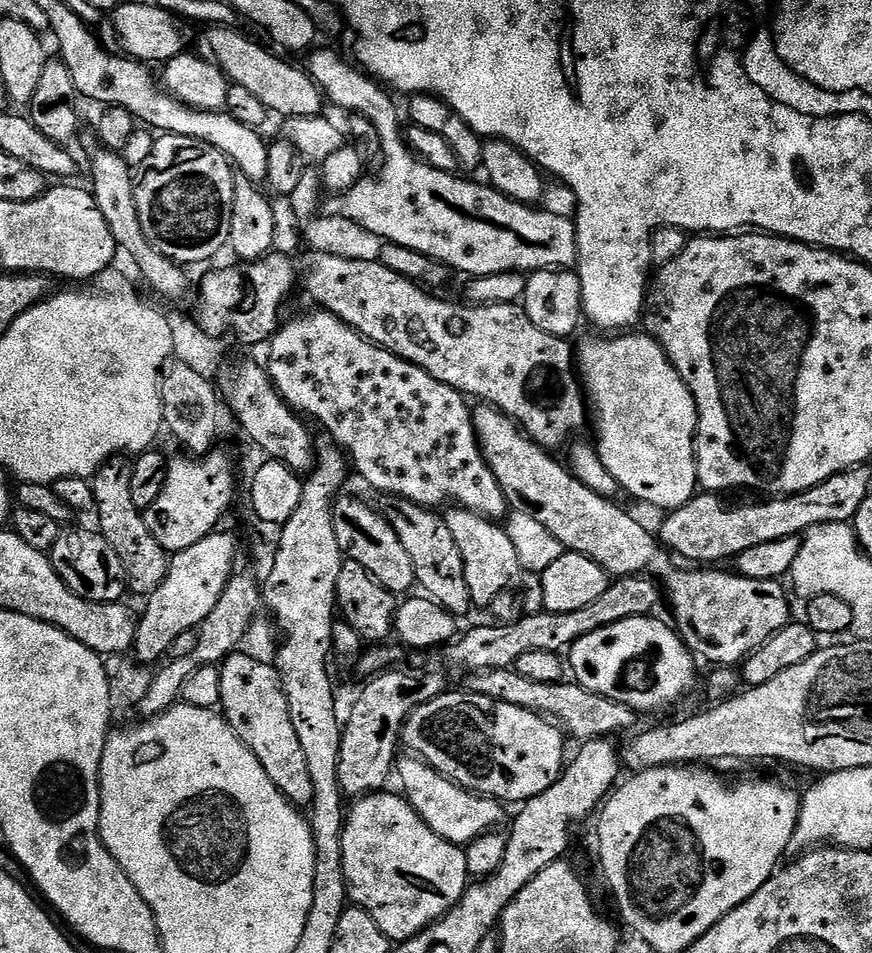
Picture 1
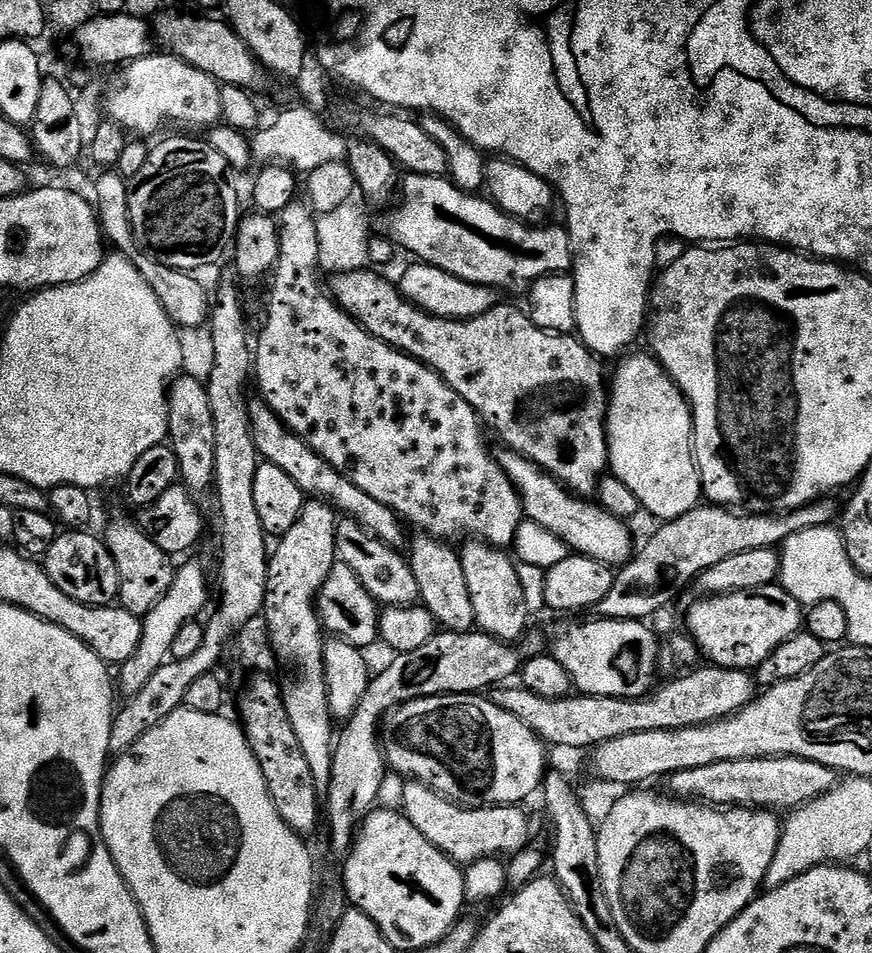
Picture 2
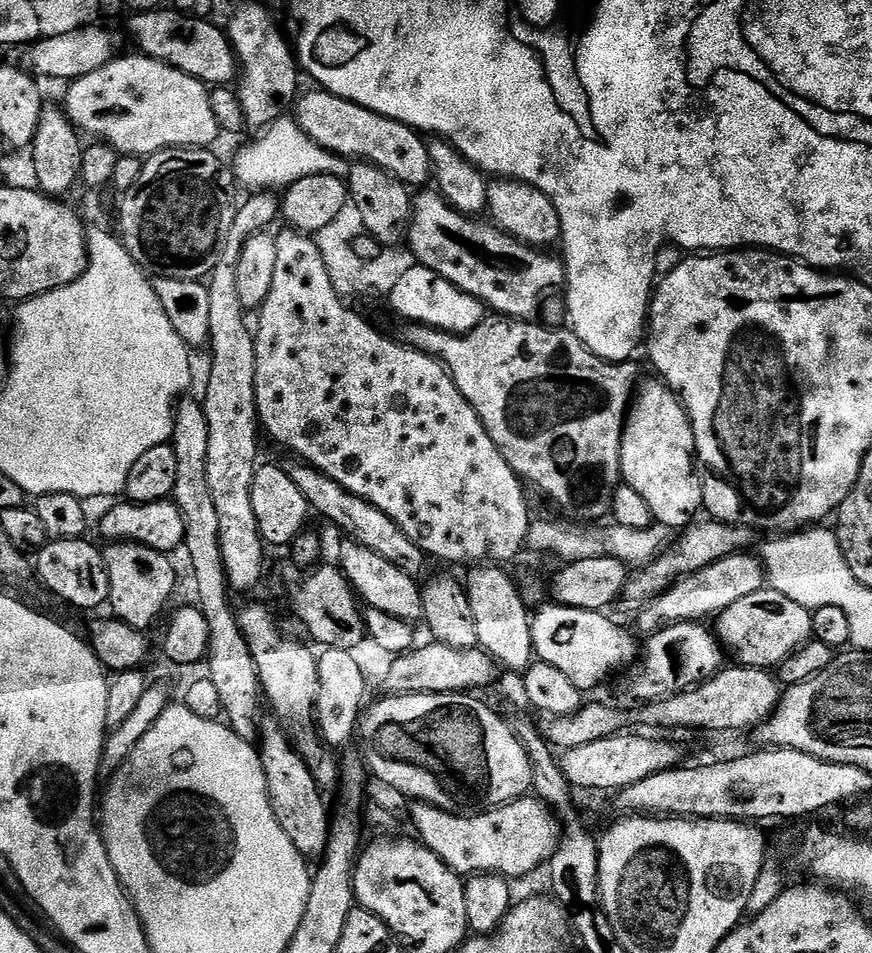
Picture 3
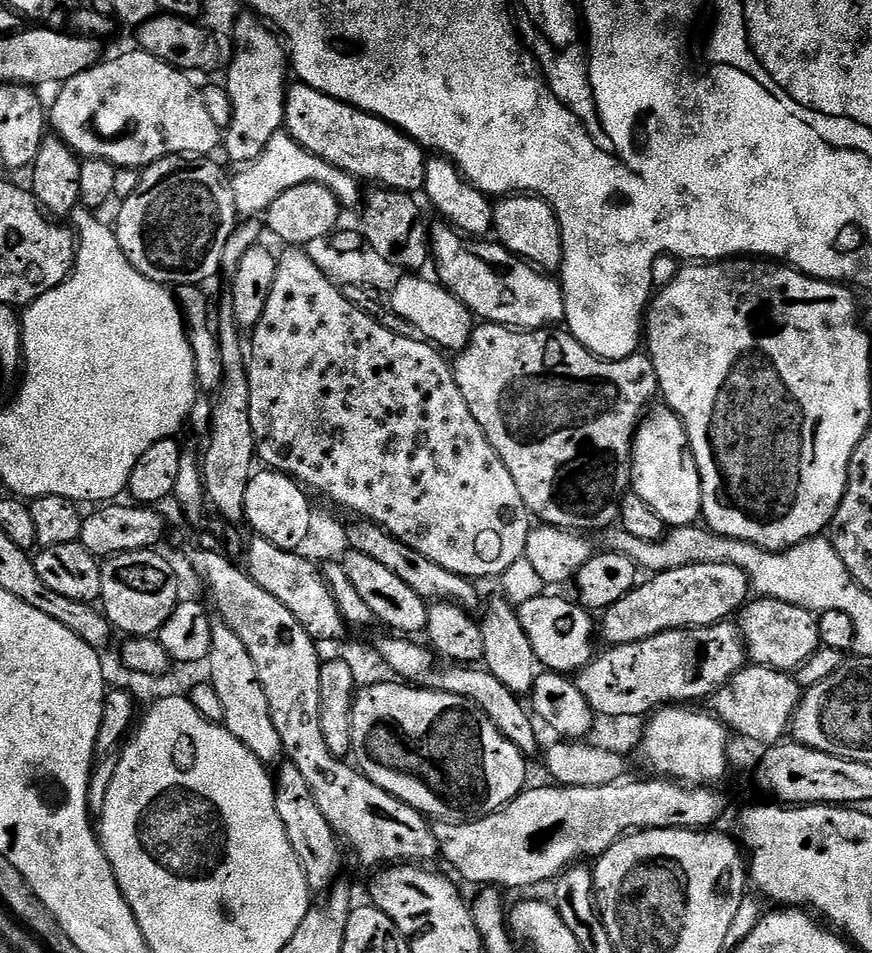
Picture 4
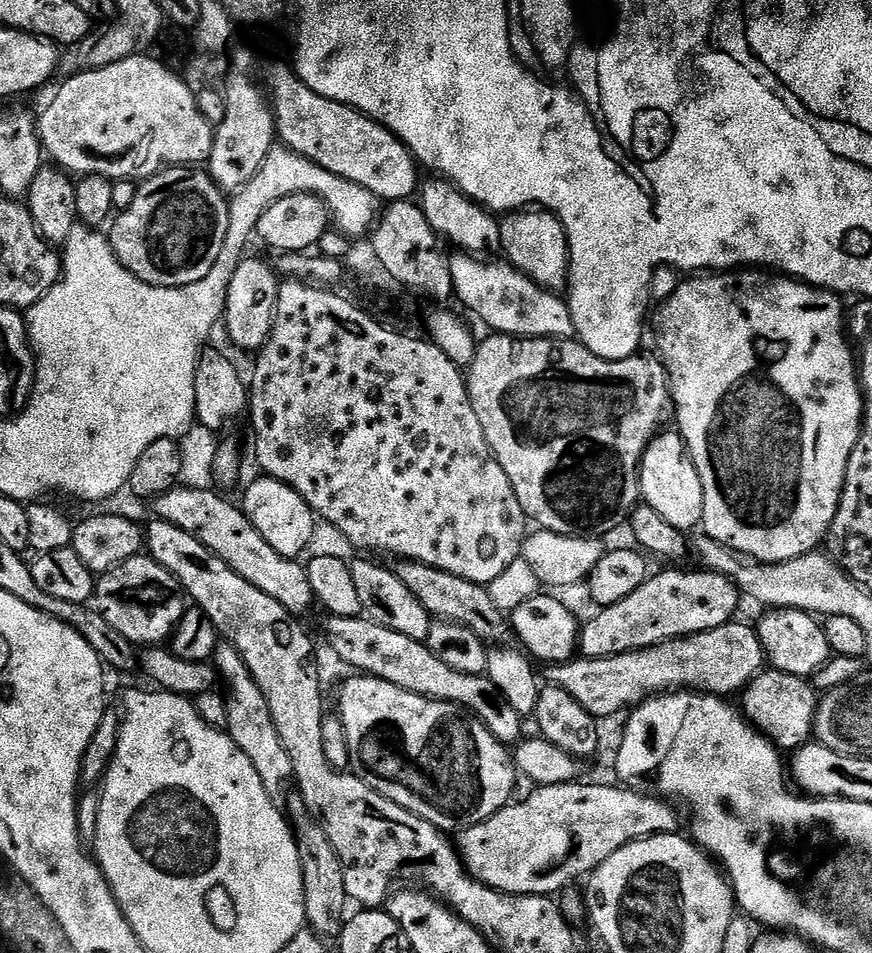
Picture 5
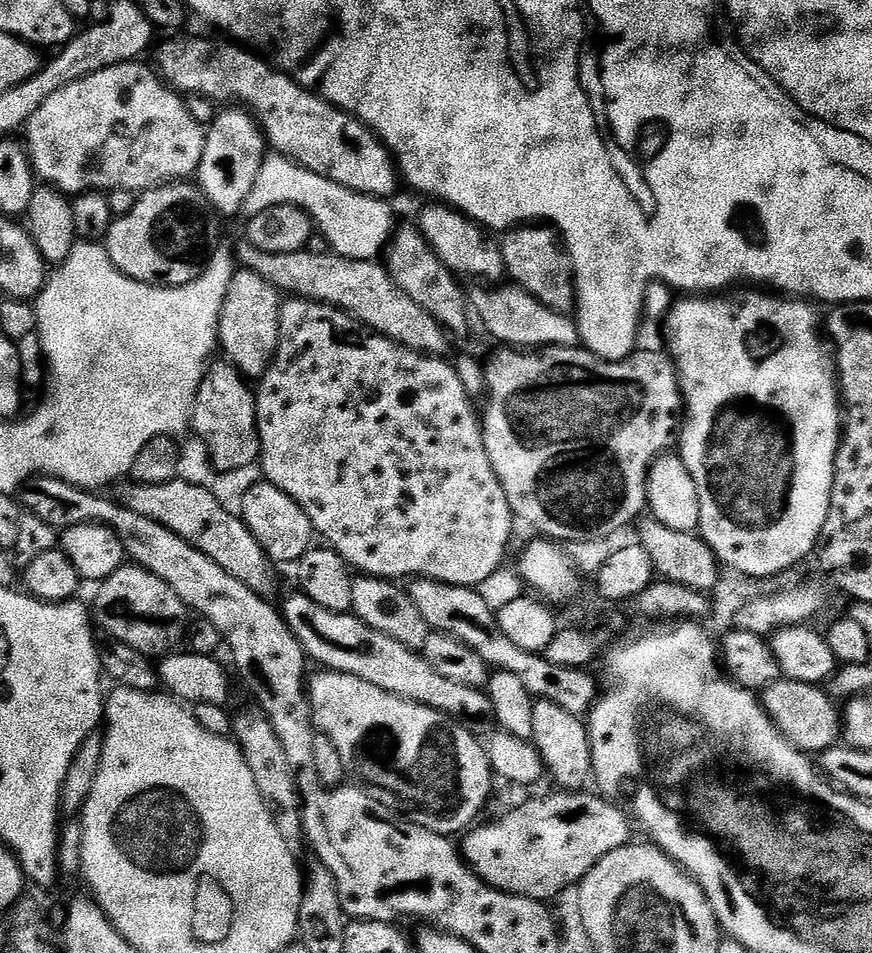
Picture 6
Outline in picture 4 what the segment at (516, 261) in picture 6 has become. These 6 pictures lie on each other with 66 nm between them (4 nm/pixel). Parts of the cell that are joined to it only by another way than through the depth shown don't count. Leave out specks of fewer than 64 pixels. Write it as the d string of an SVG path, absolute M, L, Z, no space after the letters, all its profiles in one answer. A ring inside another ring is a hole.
M513 194L495 201L492 210L495 239L516 256L541 270L559 269L564 262L564 234L556 212L541 196Z

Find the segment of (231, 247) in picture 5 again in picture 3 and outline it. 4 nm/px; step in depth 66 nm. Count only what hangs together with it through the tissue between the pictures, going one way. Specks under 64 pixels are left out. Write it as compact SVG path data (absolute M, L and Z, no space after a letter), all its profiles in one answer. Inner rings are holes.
M288 114L281 116L259 135L262 137L249 147L244 146L239 150L234 160L234 174L242 185L250 188L248 190L284 190L288 185L309 177L310 174L328 173L343 180L347 179L351 163L345 157L318 144L304 131L295 117L290 117Z

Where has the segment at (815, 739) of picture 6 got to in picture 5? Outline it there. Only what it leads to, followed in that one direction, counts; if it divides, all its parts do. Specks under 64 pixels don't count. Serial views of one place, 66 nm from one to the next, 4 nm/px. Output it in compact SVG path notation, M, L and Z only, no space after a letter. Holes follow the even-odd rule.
M775 670L762 671L744 689L742 699L742 712L748 723L777 748L795 750L813 739L818 693L805 677Z

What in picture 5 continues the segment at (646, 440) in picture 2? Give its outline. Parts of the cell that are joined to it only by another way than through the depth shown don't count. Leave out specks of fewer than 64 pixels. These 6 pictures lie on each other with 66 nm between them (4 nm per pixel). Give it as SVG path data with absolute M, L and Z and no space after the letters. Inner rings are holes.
M664 430L653 437L640 462L640 496L643 503L649 504L670 526L674 526L679 532L691 533L691 528L699 529L704 522L704 499L702 498L702 478L698 478L698 470L692 461L692 455L688 453L688 447L684 444L684 438L676 430Z

